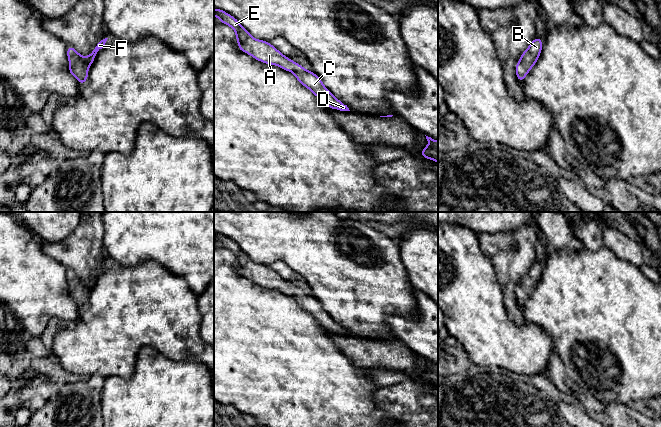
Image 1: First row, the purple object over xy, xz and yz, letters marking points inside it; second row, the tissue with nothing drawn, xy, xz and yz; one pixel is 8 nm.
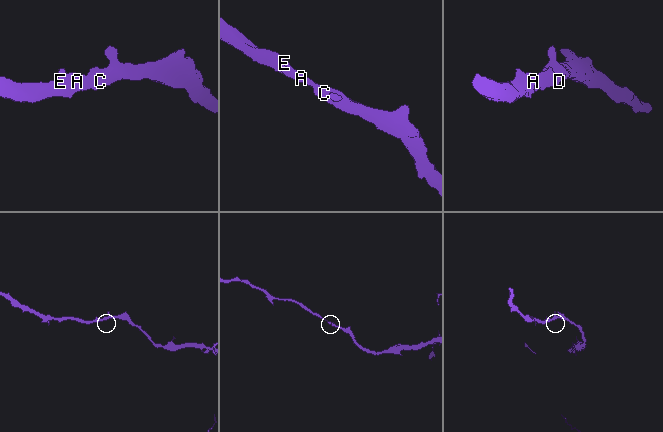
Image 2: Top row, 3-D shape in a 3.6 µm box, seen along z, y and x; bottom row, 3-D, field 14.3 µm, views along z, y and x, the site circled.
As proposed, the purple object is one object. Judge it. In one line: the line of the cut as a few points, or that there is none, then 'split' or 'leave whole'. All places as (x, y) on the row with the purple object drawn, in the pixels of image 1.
cut none; leave whole

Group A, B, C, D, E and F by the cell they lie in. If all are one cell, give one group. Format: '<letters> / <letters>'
A B C D E F

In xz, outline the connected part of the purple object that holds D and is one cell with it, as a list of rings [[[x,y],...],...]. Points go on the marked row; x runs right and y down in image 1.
[[[219,8],[214,9],[214,16],[218,17],[220,23],[226,24],[235,30],[238,49],[240,51],[249,54],[260,62],[276,65],[285,71],[294,73],[296,79],[317,96],[328,108],[350,111],[347,105],[338,100],[324,86],[318,75],[306,70],[300,64],[284,56],[279,50],[272,46],[269,41],[253,38],[235,17]]]

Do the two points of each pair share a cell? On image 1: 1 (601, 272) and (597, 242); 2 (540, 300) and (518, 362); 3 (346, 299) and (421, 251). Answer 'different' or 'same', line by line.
1: different
2: different
3: different

